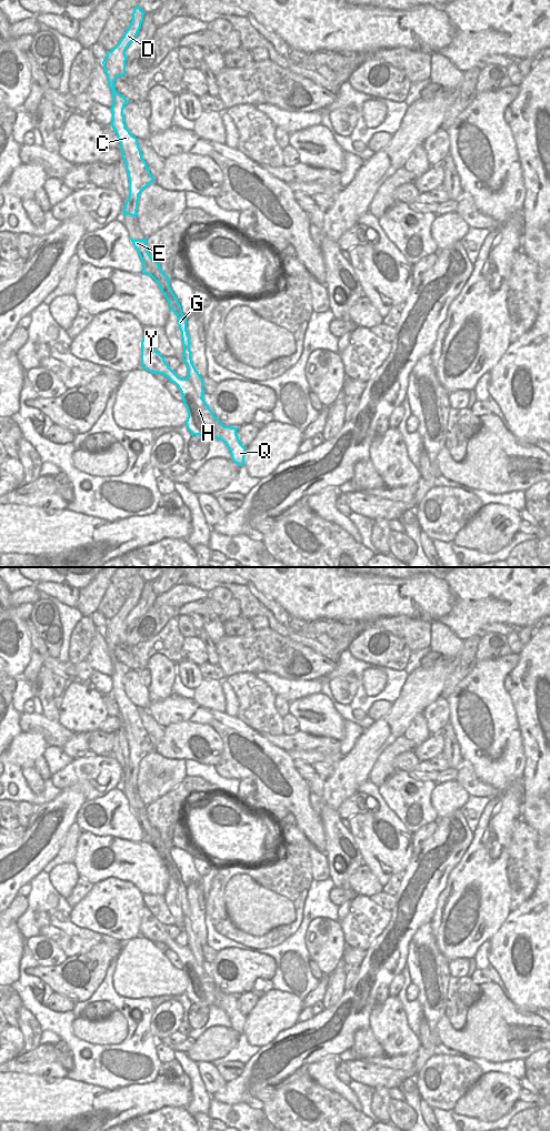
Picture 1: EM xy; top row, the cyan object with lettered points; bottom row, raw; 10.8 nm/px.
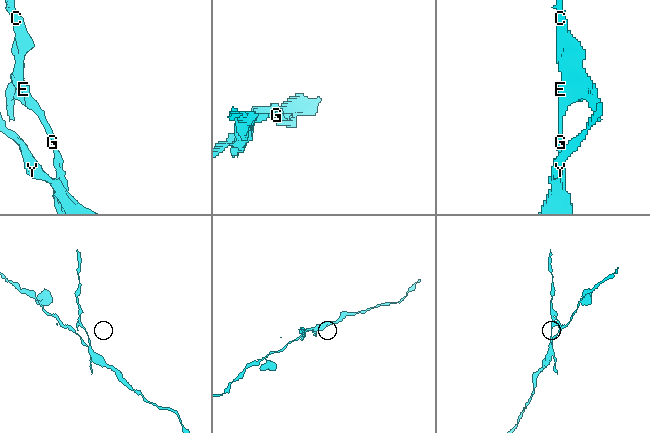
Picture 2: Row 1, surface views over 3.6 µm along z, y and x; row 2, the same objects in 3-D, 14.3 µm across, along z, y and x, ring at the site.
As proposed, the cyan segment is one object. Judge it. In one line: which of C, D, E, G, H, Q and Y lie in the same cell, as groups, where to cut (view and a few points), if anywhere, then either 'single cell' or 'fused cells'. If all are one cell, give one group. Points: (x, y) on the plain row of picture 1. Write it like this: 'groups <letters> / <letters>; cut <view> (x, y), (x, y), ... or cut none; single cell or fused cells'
groups C D E G / H Q Y; cut xy (187, 945), (194, 959), (201, 966); fused cells

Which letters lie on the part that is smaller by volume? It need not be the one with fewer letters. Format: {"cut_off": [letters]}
{"cut_off": ["C", "D", "E", "G"]}

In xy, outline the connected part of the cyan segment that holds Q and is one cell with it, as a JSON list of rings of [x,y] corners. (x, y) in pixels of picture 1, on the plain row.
[[[143,906],[141,909],[141,936],[151,942],[162,942],[174,951],[182,962],[182,970],[187,976],[188,986],[186,994],[191,1003],[216,1006],[222,1009],[231,1022],[231,1028],[242,1034],[244,1032],[246,1017],[237,1003],[238,996],[224,994],[209,977],[202,966],[200,966],[191,949],[179,946],[172,939],[152,912]]]

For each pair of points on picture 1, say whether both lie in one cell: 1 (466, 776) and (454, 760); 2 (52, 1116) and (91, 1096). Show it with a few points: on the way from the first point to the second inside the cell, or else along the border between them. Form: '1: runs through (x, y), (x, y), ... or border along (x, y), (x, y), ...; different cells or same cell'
1: border along (462, 761), (457, 768); different cells
2: runs through (62, 1116), (71, 1116), (81, 1106); same cell

